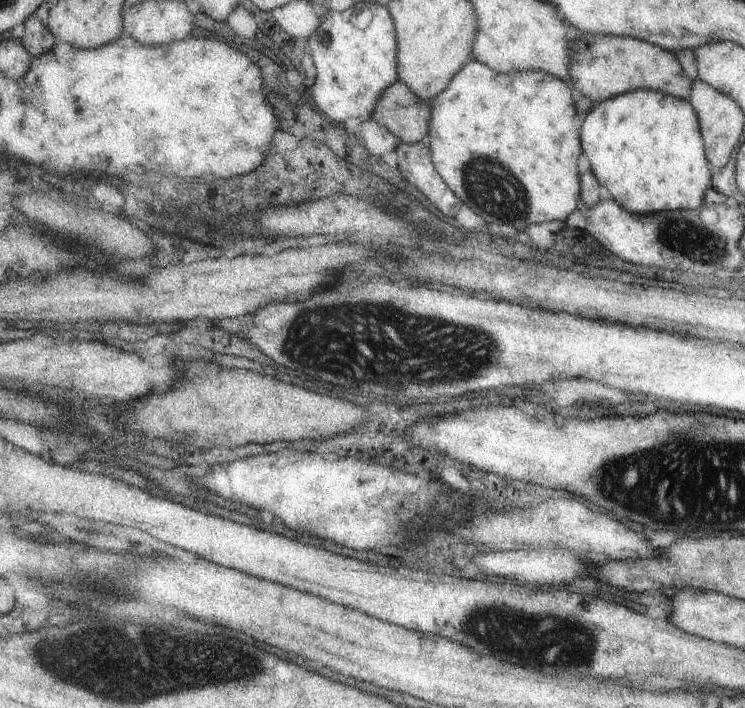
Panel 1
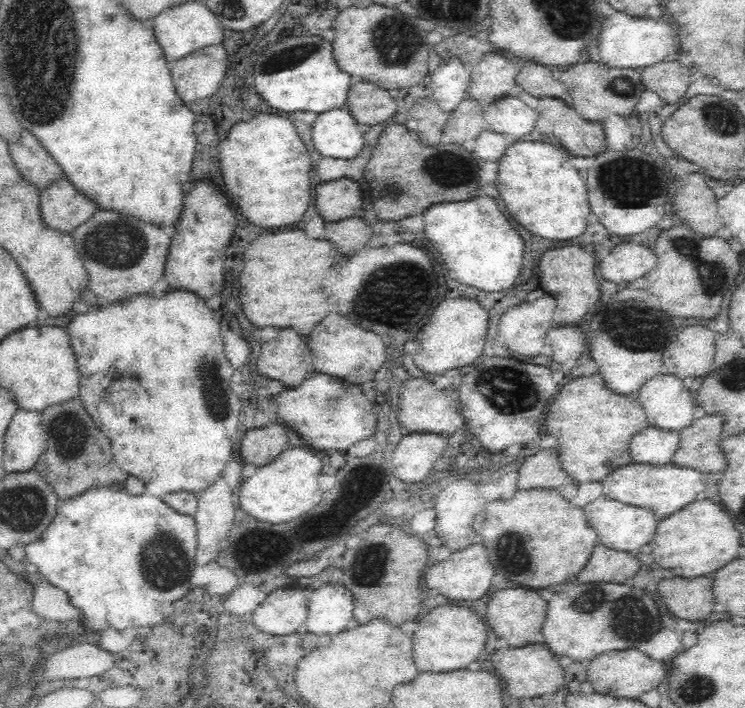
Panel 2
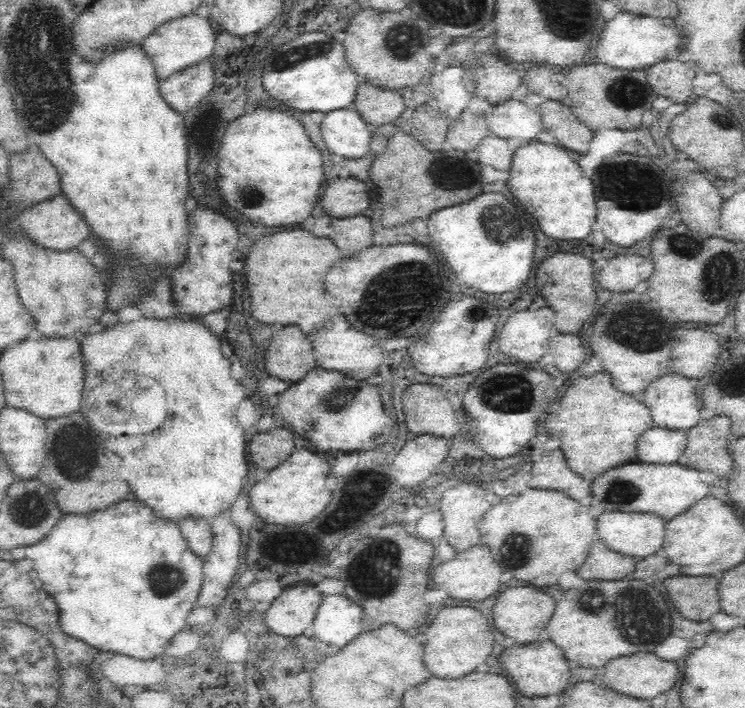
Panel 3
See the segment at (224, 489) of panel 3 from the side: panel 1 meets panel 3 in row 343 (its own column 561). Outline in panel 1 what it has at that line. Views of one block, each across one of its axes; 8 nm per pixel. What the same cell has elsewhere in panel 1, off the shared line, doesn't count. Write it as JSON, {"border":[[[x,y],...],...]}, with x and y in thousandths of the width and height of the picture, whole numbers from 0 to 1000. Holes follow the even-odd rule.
{"border":[[[636,83],[579,147],[574,199],[585,240],[603,266],[656,316],[686,316],[702,325],[715,314],[757,314],[772,297],[779,271],[774,229],[783,212],[769,181],[772,155],[761,116],[723,99],[667,103]]]}

